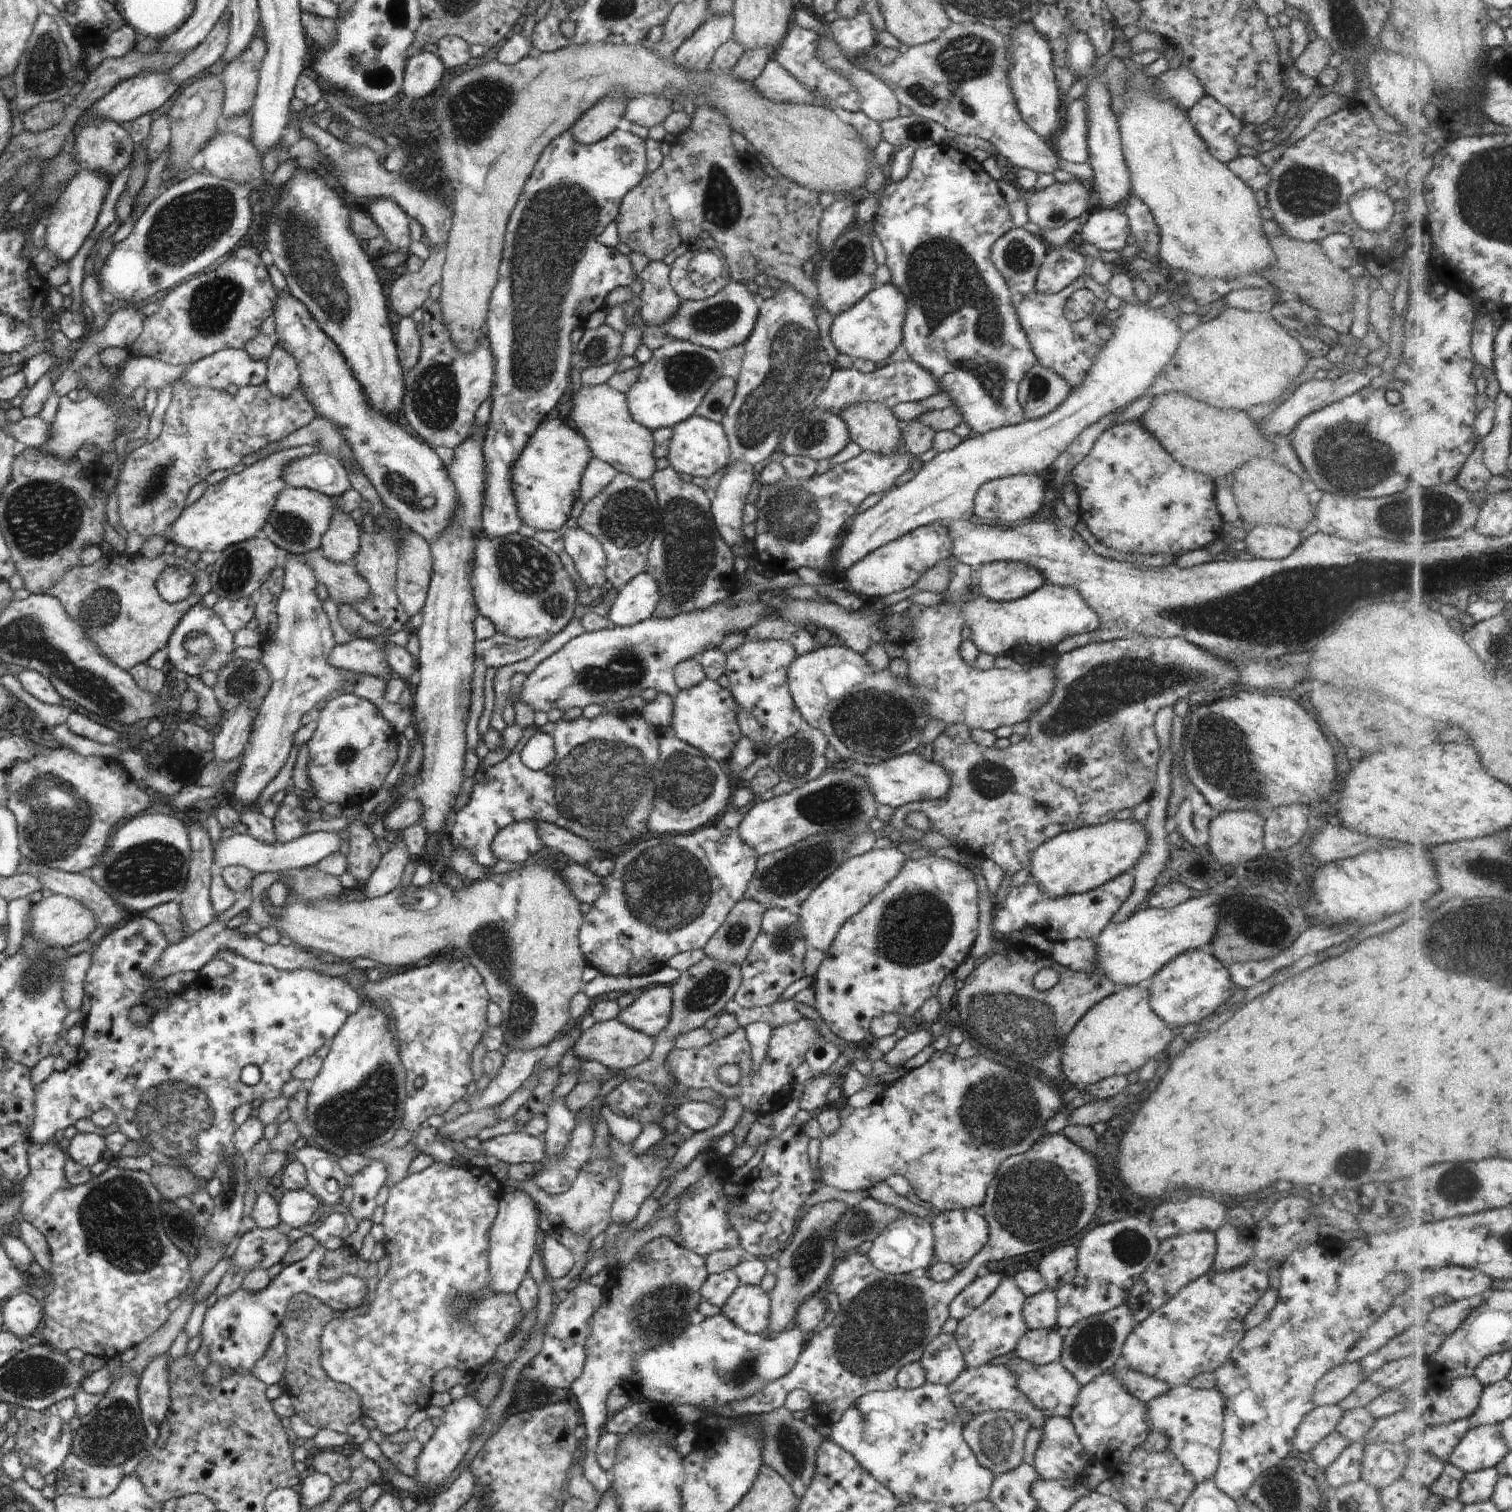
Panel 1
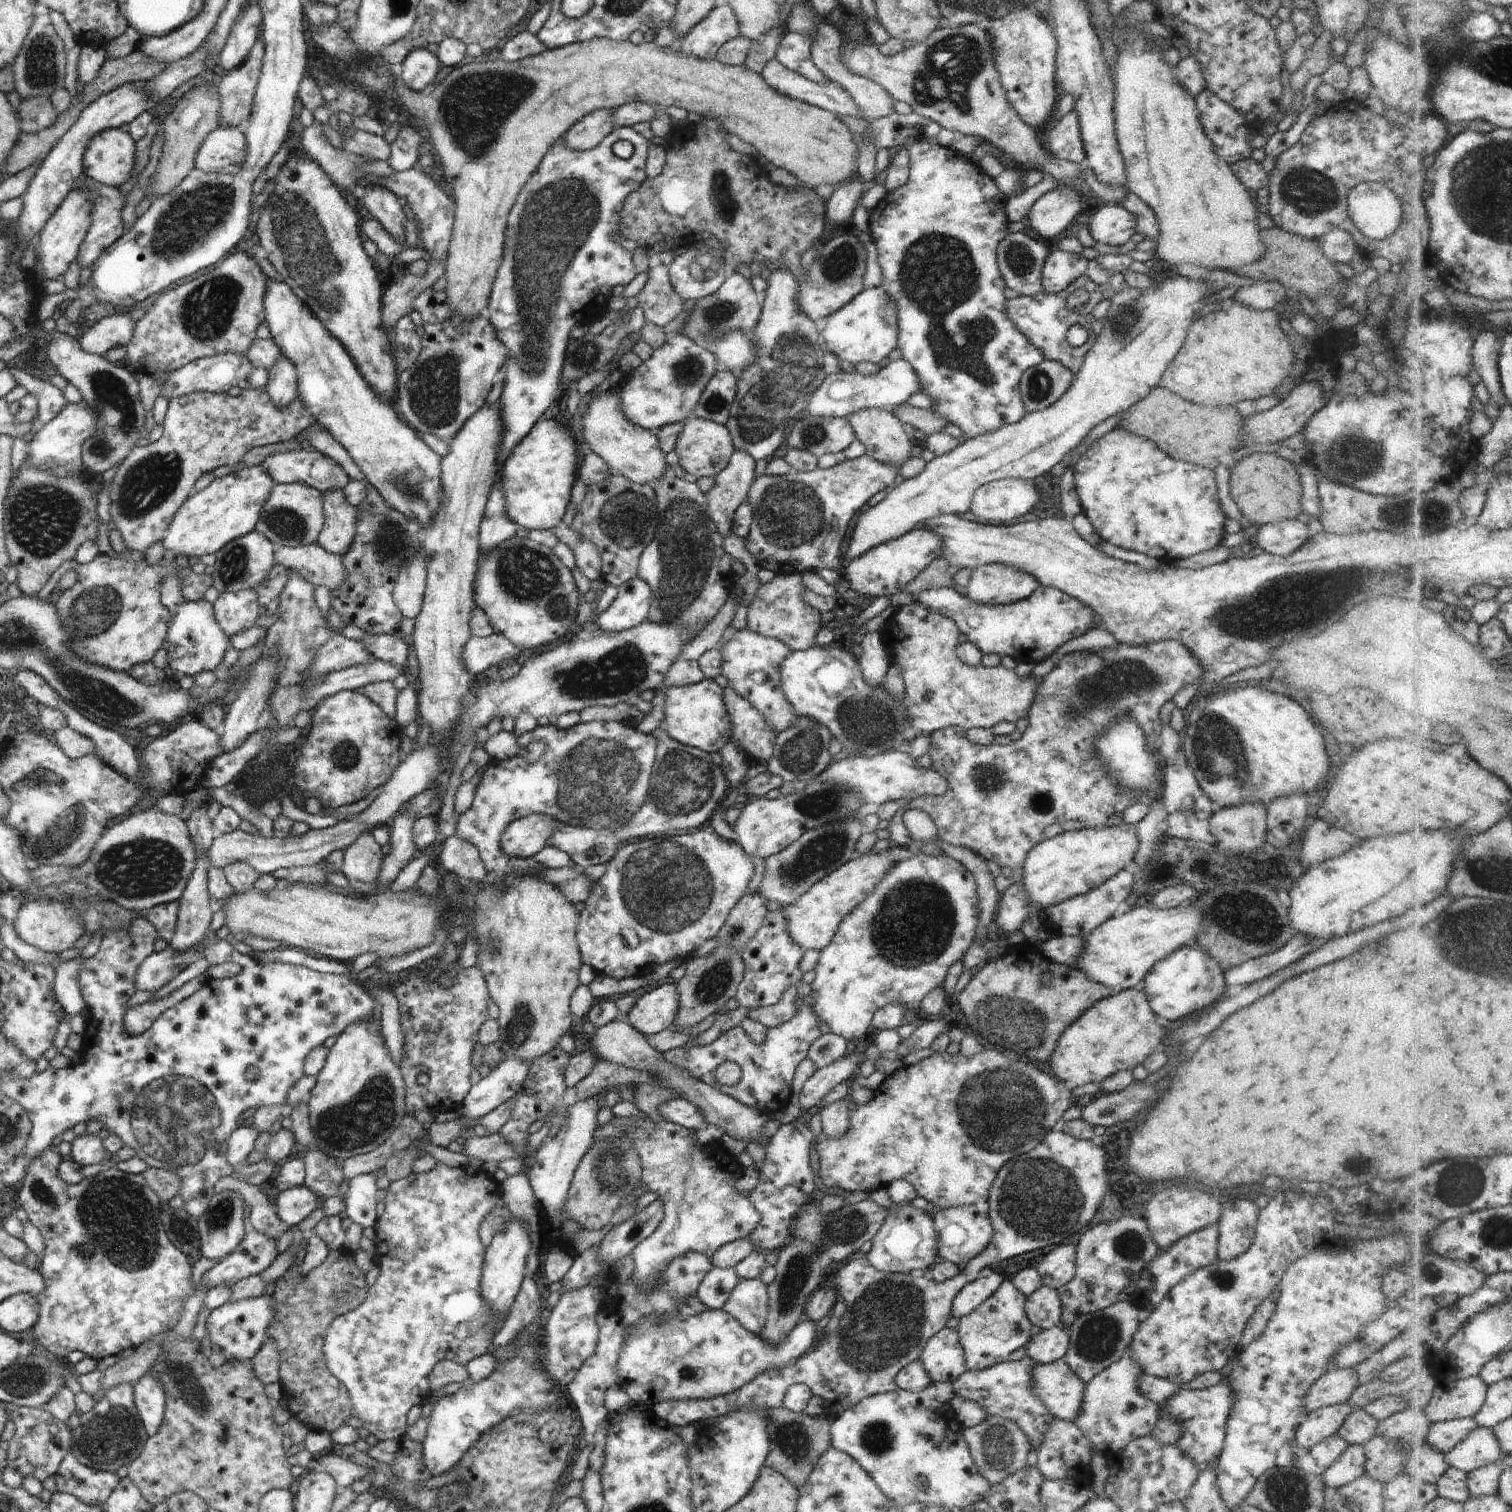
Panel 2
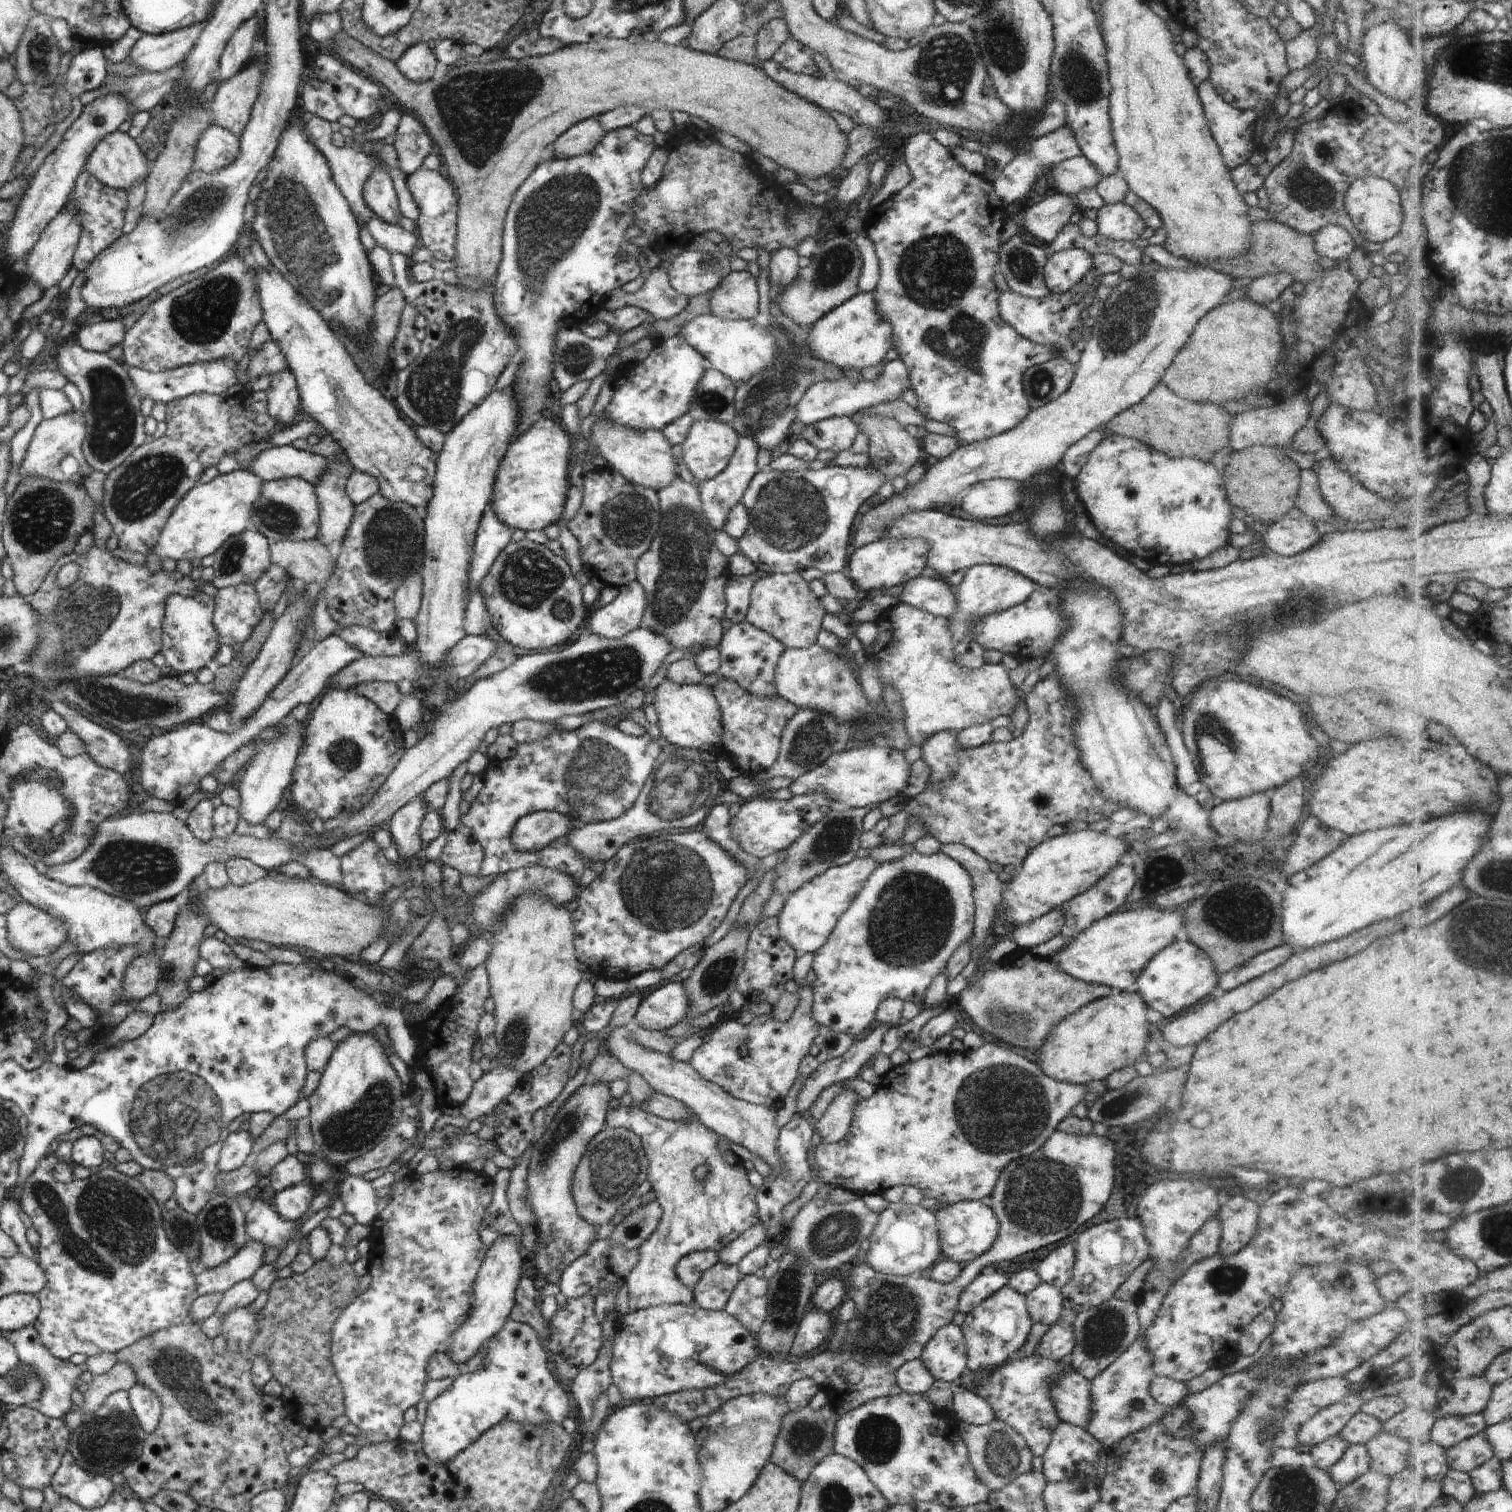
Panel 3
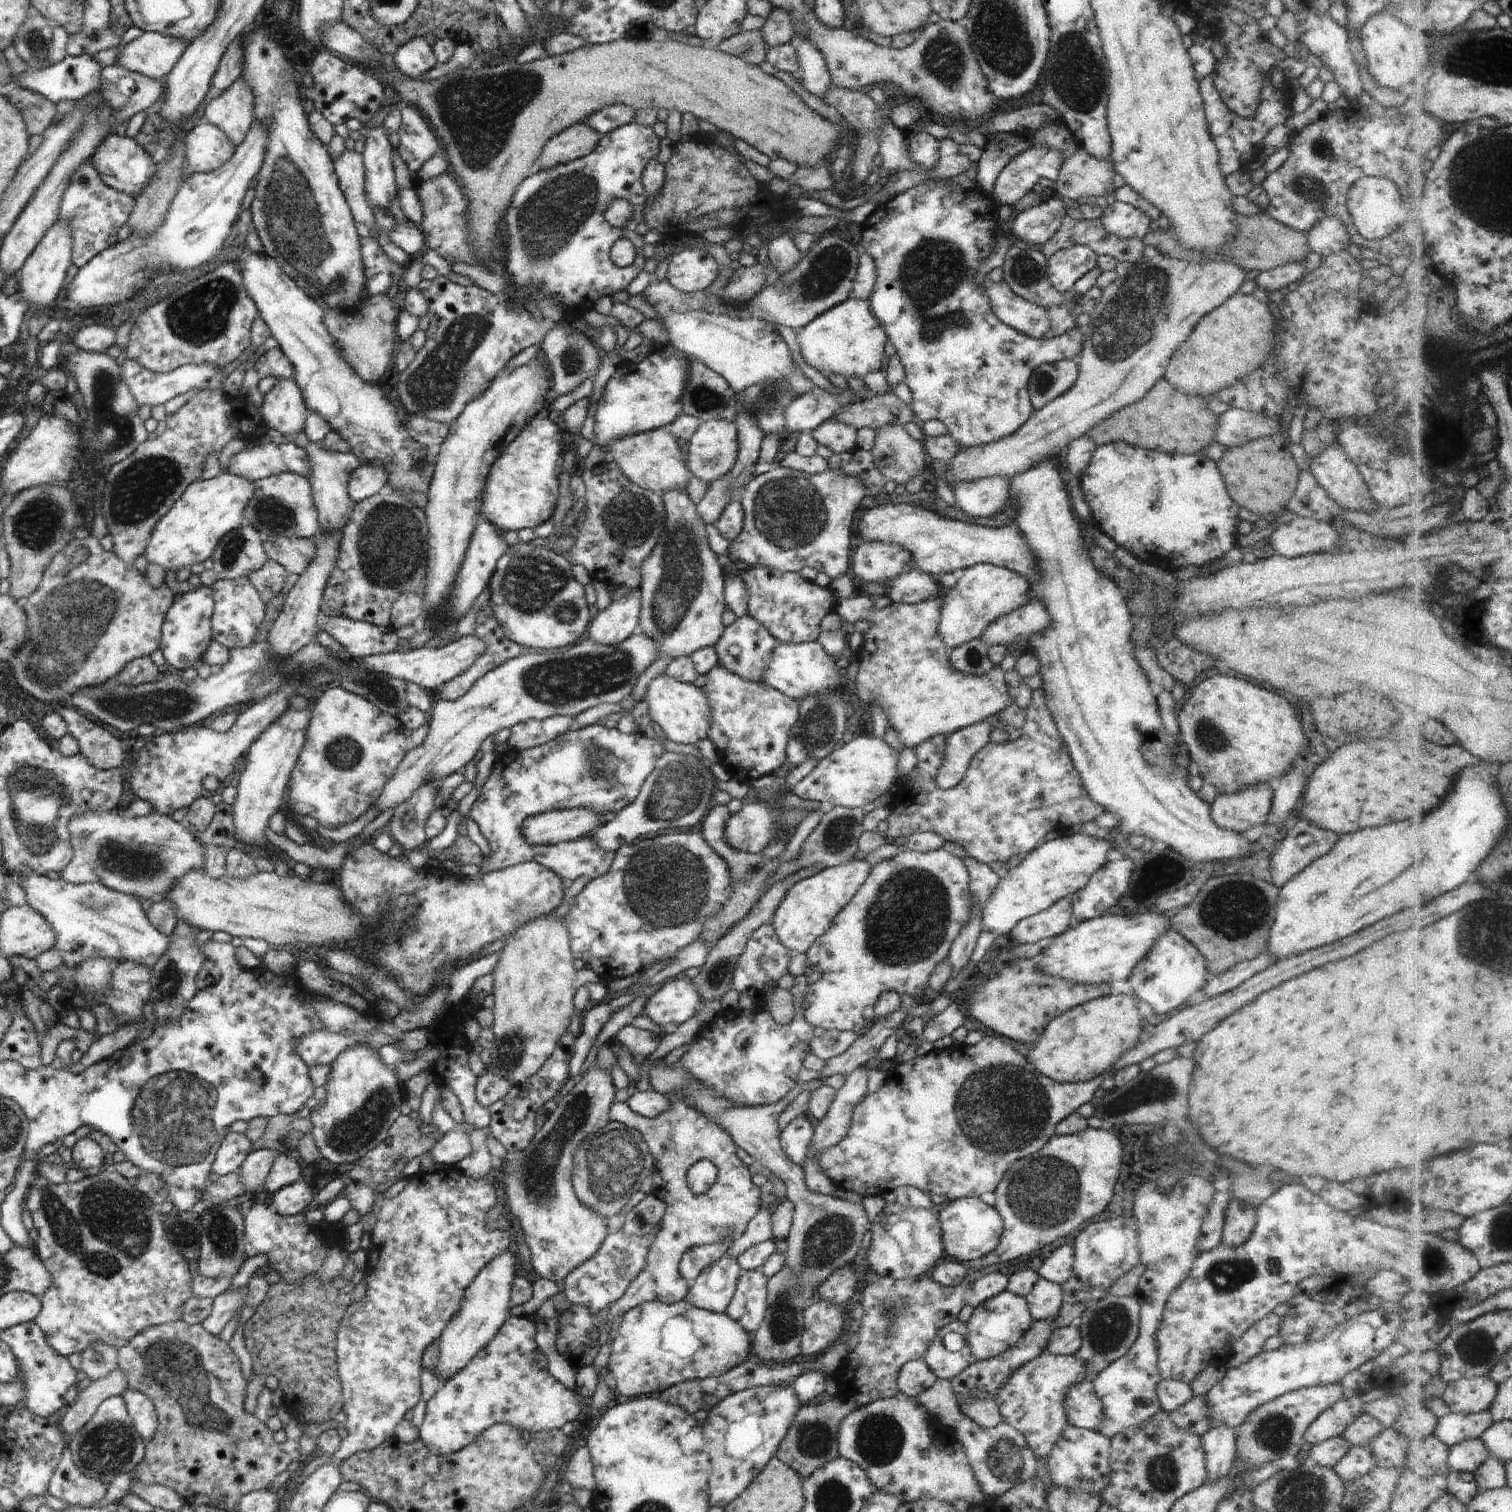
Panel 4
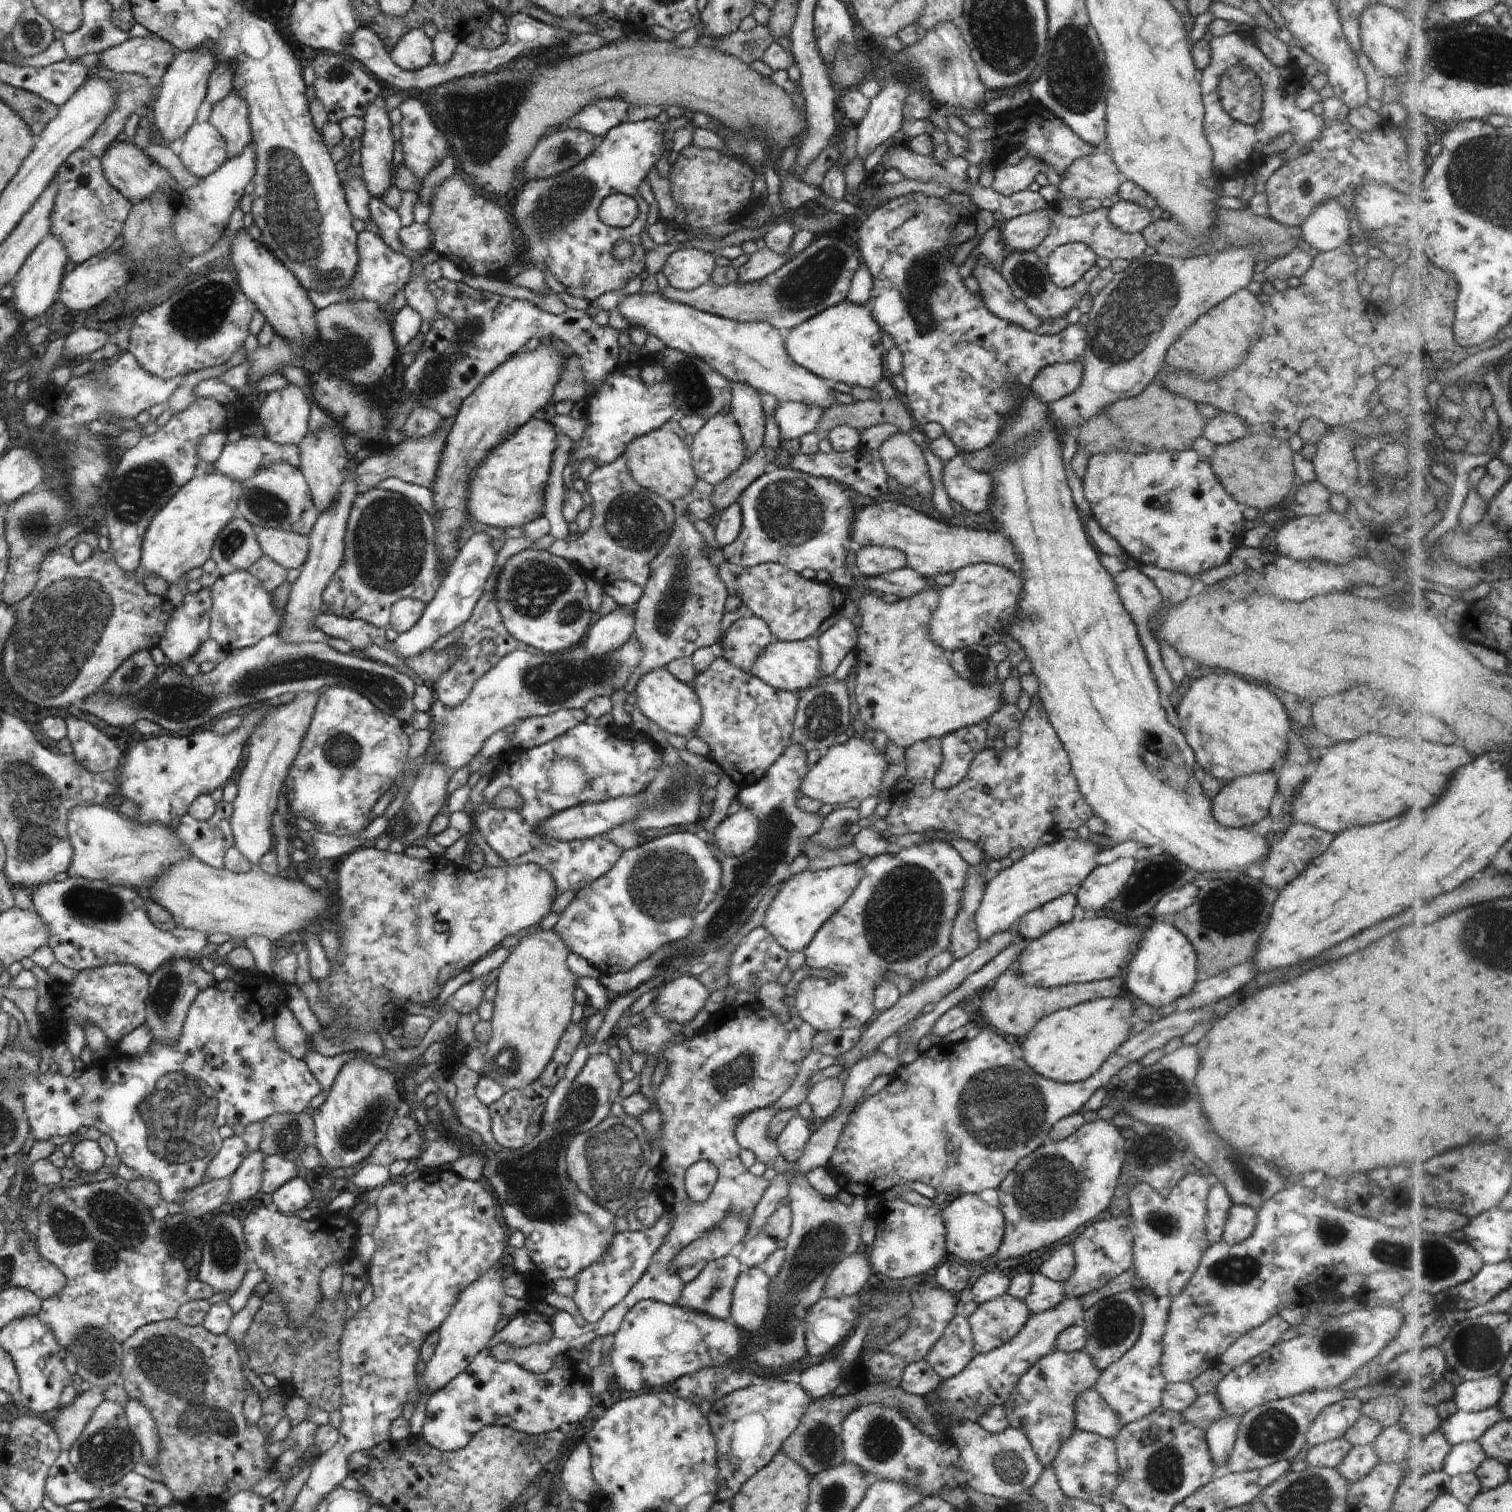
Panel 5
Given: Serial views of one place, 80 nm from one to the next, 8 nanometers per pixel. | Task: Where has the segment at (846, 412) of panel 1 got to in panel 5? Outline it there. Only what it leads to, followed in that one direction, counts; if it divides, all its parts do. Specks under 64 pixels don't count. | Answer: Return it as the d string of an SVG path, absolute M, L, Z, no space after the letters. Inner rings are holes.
M900 431L890 436L878 448L878 455L888 477L896 479L904 487L915 488L924 499L932 498L933 485L927 461L923 450L915 444L909 433Z

